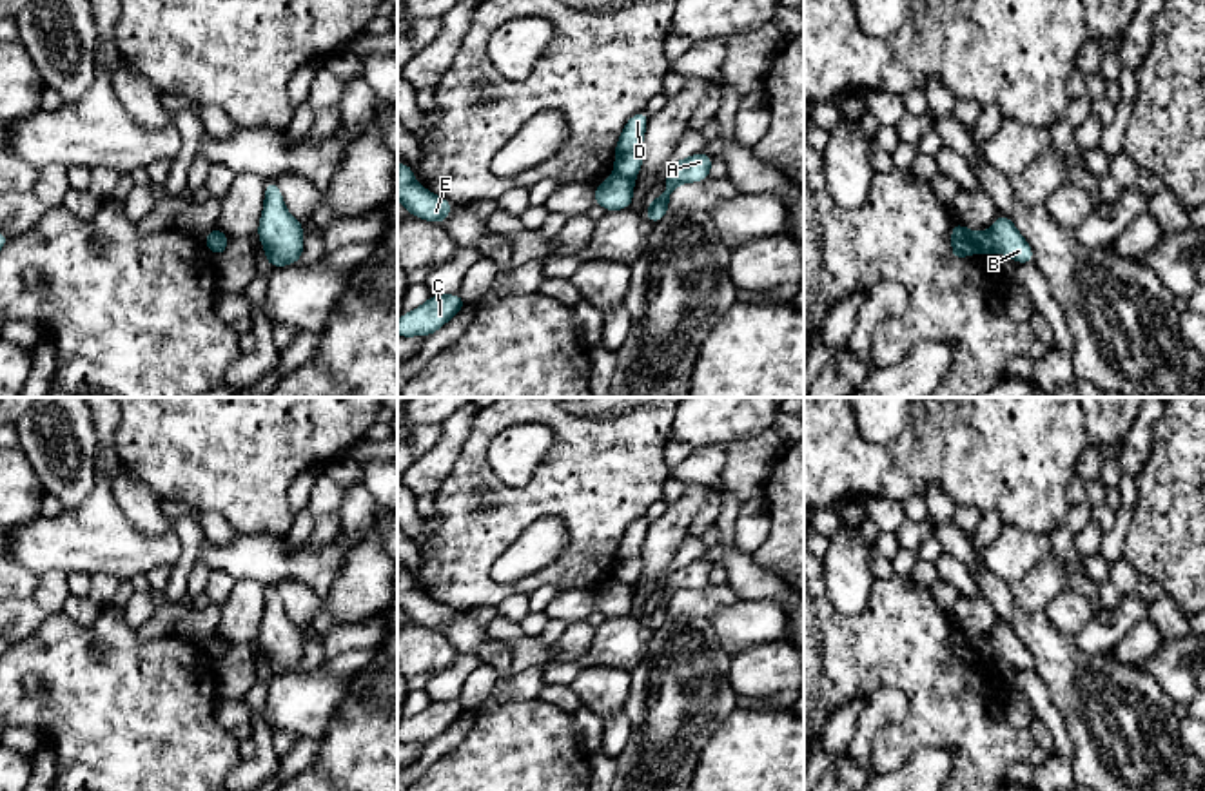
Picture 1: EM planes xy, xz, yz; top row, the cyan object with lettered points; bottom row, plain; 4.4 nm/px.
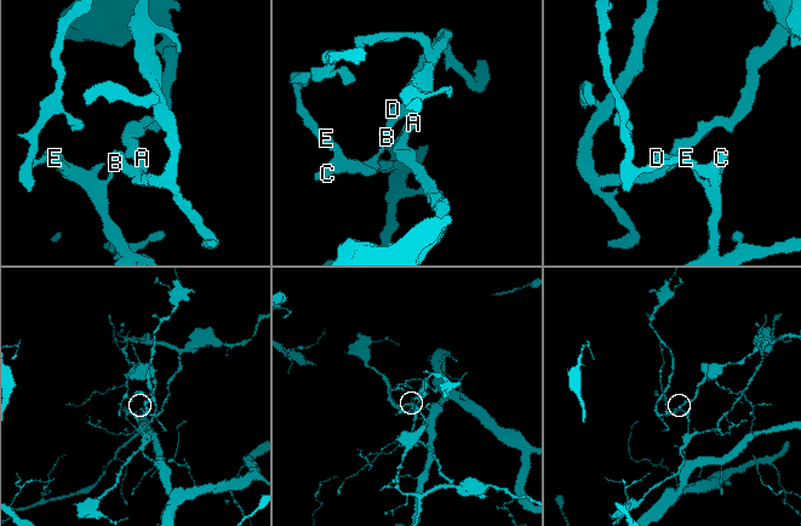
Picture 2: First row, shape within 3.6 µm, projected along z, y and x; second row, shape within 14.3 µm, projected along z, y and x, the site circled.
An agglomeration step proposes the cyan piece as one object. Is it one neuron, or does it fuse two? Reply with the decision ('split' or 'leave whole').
split

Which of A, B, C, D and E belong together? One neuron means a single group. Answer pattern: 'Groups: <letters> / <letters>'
Groups: A D / B C E

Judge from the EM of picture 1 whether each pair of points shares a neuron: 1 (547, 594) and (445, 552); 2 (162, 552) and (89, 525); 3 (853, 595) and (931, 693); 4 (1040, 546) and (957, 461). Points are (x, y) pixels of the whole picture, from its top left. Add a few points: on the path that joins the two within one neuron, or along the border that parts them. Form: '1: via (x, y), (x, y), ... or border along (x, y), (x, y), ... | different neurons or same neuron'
1: border along (559, 590), (541, 585), (529, 595) | different neurons
2: via (144, 552), (126, 552), (107, 543) | same neuron
3: border along (824, 586), (833, 608), (846, 615), (859, 614) | different neurons
4: border along (1004, 523), (1048, 536) | different neurons

